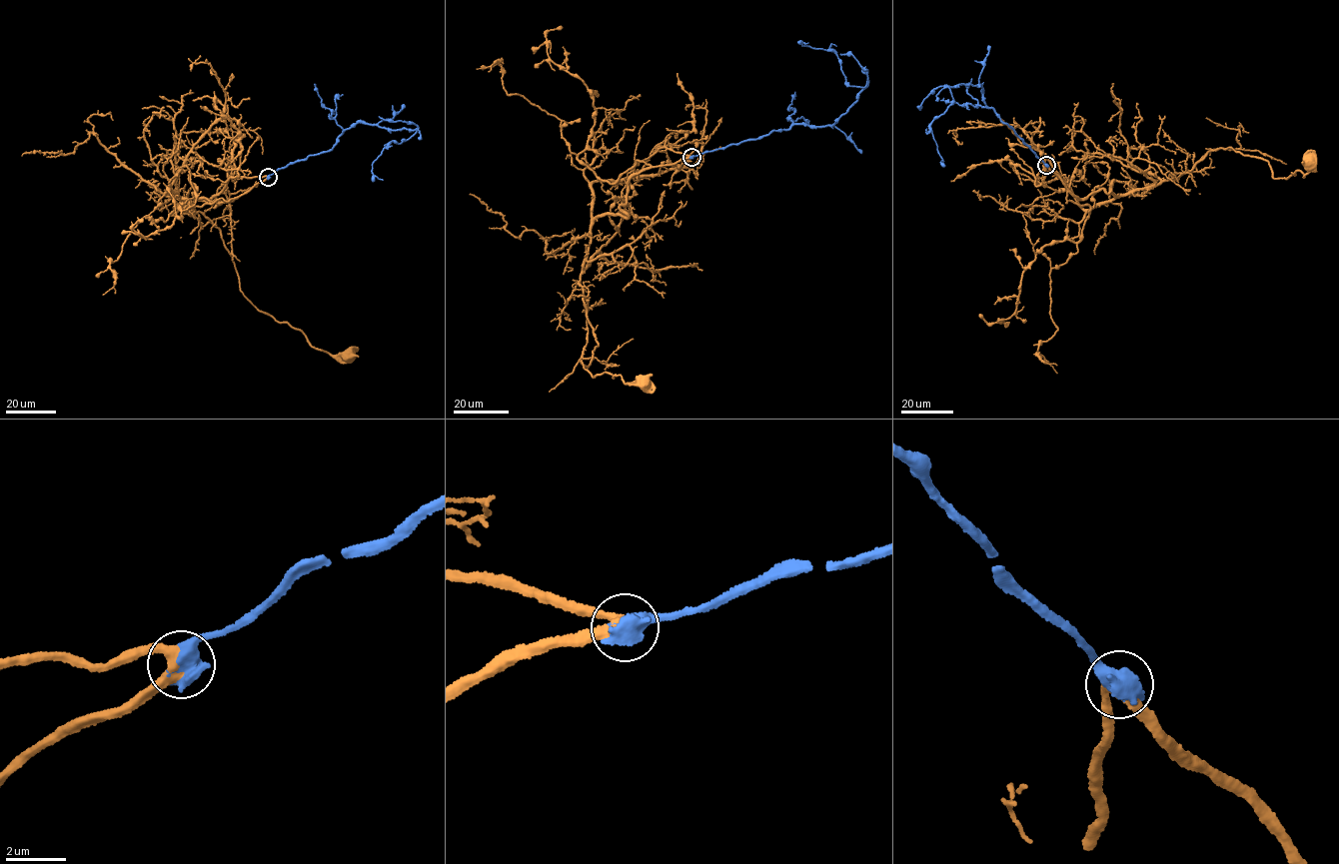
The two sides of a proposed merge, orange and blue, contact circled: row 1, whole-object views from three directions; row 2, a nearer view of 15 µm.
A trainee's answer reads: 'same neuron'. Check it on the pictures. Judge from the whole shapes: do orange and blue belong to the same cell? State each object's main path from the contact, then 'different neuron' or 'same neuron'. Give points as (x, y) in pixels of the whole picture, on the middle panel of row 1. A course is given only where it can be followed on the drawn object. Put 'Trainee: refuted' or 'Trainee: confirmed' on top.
Trainee: confirmed
course orange (691, 157), (631, 174), (628, 216), (594, 219), (579, 283), (598, 346), (584, 369), (644, 383); course blue (691, 157), (793, 124), (832, 125), (847, 112), (867, 84), (850, 86), (834, 53), (801, 44), (808, 43); same neuron

